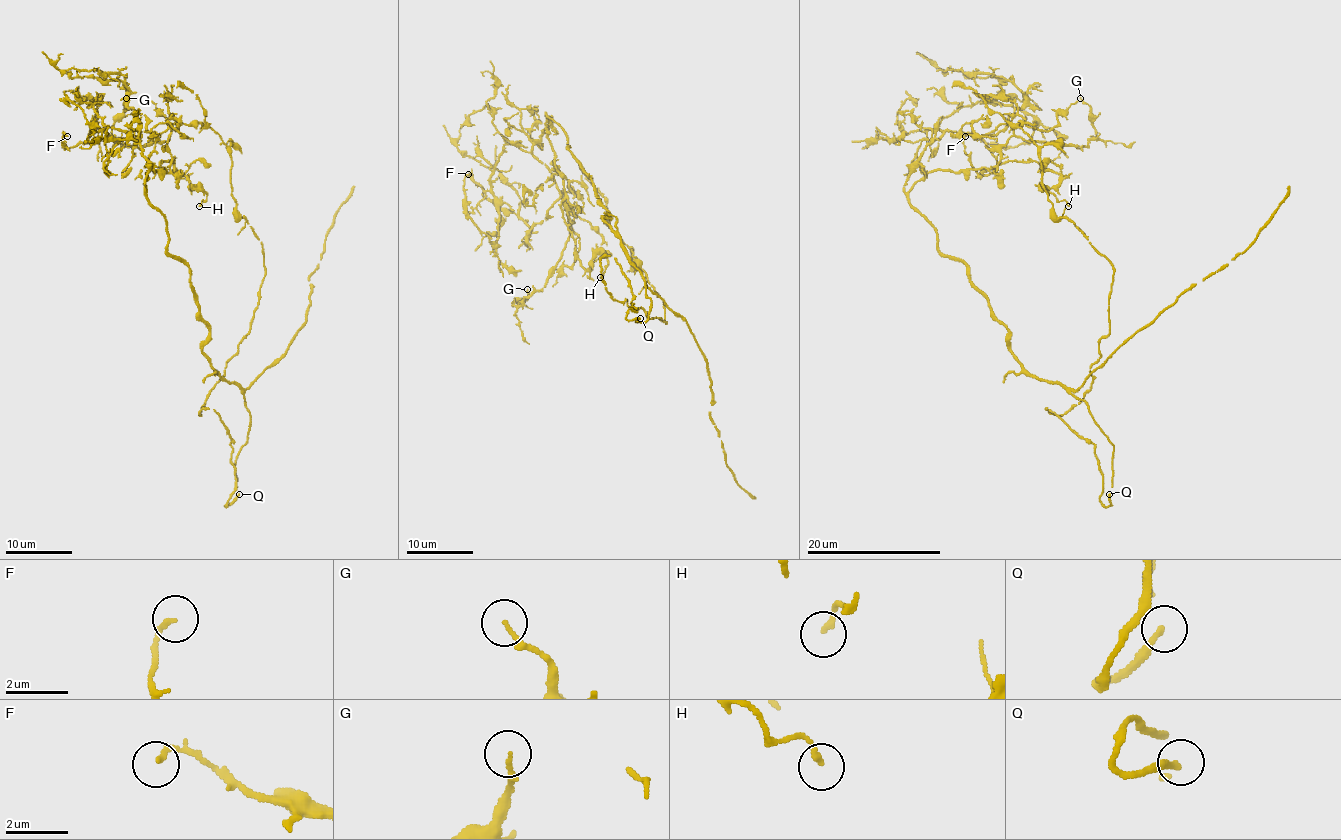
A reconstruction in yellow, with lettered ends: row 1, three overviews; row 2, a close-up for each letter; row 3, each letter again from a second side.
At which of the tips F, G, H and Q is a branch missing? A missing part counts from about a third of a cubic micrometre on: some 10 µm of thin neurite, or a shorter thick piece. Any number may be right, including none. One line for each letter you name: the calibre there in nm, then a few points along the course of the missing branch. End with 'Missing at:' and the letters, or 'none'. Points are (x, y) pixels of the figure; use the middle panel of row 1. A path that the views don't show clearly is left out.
Missing at: none

